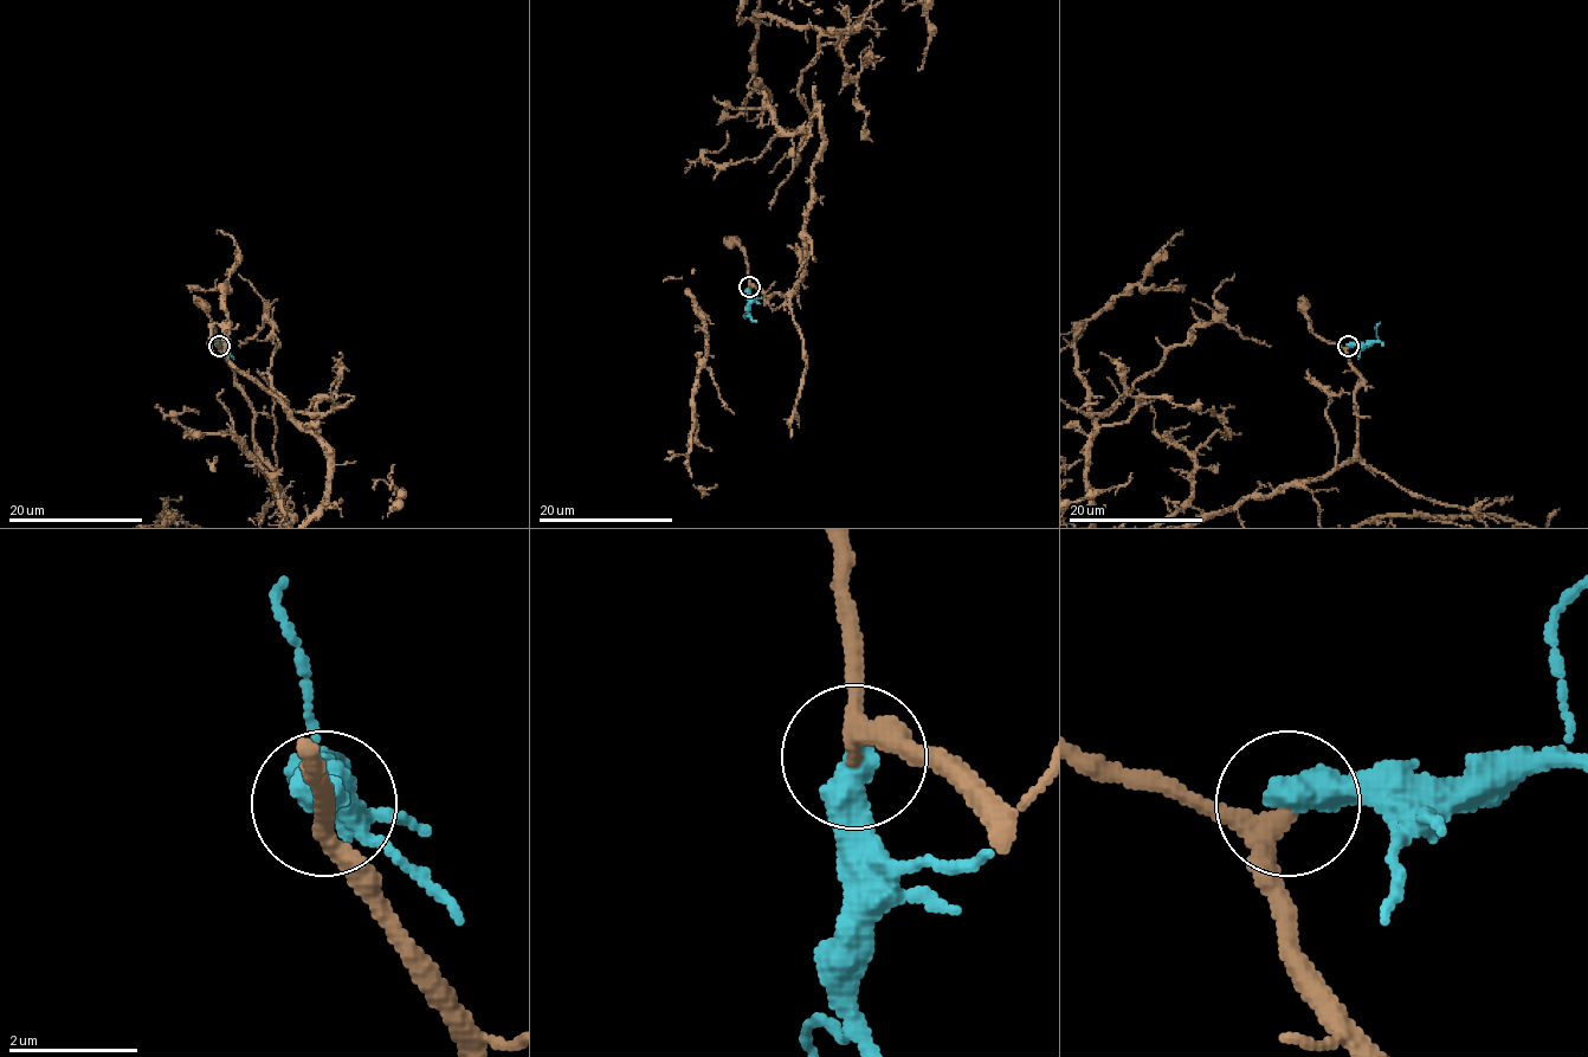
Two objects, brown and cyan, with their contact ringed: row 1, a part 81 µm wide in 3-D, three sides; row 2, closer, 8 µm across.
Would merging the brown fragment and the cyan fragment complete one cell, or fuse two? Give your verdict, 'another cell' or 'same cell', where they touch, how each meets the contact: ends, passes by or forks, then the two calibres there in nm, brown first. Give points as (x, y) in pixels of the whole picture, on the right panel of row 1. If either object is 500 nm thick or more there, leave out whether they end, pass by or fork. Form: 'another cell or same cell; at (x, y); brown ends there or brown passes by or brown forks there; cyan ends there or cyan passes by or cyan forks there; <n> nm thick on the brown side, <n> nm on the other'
same cell; at (1348, 346); 280 nm thick on the brown side, 550 nm on the other

